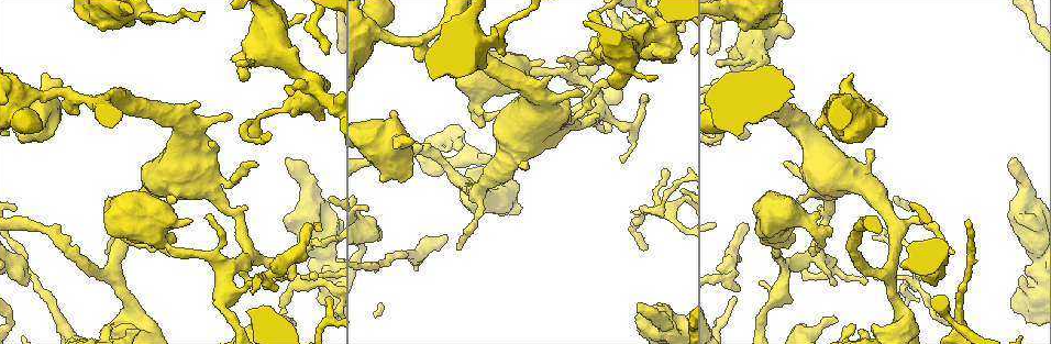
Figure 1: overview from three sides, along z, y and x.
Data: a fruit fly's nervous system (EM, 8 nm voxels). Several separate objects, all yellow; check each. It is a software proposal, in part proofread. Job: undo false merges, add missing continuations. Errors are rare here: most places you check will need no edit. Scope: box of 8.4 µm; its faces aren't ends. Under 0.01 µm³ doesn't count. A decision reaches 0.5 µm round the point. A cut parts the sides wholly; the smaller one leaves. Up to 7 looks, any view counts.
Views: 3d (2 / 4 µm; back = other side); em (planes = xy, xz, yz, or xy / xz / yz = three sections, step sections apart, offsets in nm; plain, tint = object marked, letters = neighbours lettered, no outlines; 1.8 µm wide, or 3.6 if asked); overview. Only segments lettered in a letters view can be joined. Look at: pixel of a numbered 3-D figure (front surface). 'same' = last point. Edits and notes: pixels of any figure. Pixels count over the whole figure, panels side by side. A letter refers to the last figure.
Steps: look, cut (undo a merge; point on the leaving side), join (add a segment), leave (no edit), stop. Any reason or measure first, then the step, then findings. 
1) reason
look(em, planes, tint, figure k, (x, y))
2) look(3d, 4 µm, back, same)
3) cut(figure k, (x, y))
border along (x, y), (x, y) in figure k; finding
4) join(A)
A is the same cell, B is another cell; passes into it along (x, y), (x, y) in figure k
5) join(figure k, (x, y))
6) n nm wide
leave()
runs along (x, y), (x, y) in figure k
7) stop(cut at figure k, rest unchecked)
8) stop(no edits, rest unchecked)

branch stops here
look(em, yz, step 16, tint, figure 1, (738, 290))

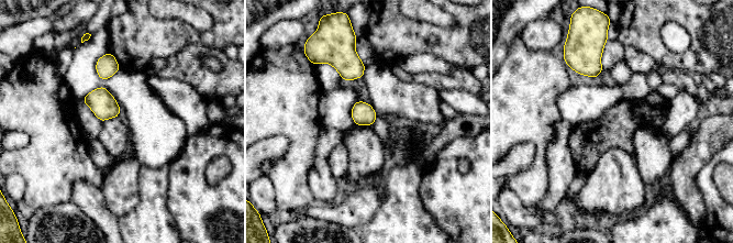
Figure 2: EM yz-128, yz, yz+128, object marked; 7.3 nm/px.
look(em, planes, letters, same)

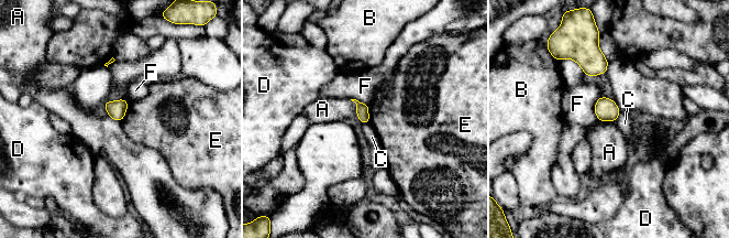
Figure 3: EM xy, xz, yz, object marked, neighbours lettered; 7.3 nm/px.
100 nm wide
leave()
A, B, C, D, E and F are other cells; border along (350, 99), (360, 120) in figure 3; none of them fits

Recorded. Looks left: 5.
an open end
look(em, yz, step 8, tint, figure 1, (311, 224))

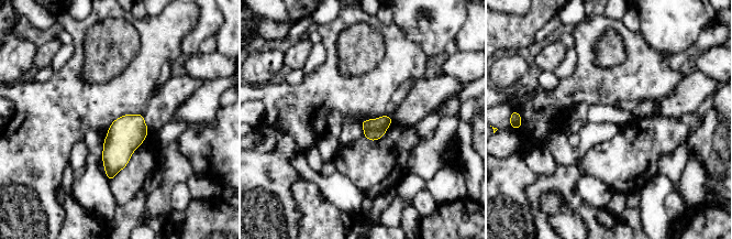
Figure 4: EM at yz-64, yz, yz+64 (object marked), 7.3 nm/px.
look(em, planes, letters, same)

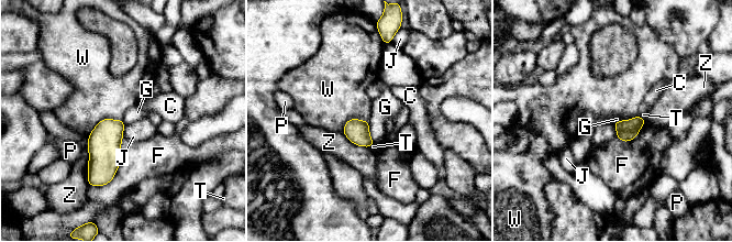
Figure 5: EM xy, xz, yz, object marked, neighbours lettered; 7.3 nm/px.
leave()
C, F, G, J, P, T, W and Z are other cells; border along (367, 121), (369, 136), (374, 143) in figure 5; no lettered segment goes on from it

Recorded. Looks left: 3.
thick end
look(em, planes, letters, figure 1, (380, 231))

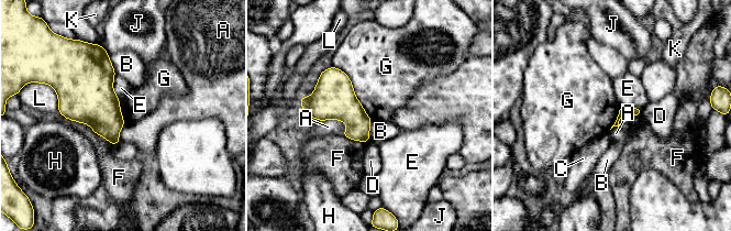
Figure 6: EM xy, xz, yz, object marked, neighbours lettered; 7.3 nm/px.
G touches over 500 nm
leave()
A, B, C, D, E, F, G, H, J, K and L are other cells; border along (332, 65), (347, 76), (372, 119) in figure 6; no lettered segment goes on from it

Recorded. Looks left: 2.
stop(no edits, rest unchecked)

